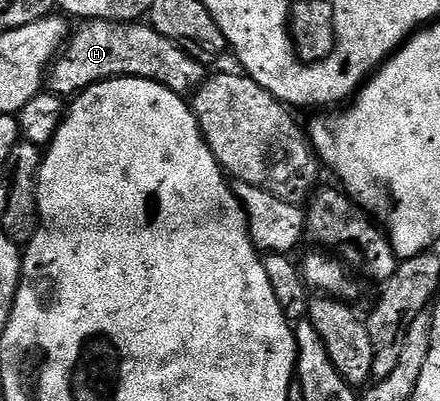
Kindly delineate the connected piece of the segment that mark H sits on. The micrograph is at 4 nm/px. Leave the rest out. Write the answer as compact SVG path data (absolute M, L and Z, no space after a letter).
M86 19L75 24L62 50L46 75L51 94L75 97L107 79L154 81L175 95L191 96L209 78L205 64L190 57L170 37L162 37L147 22L112 23L108 19Z

